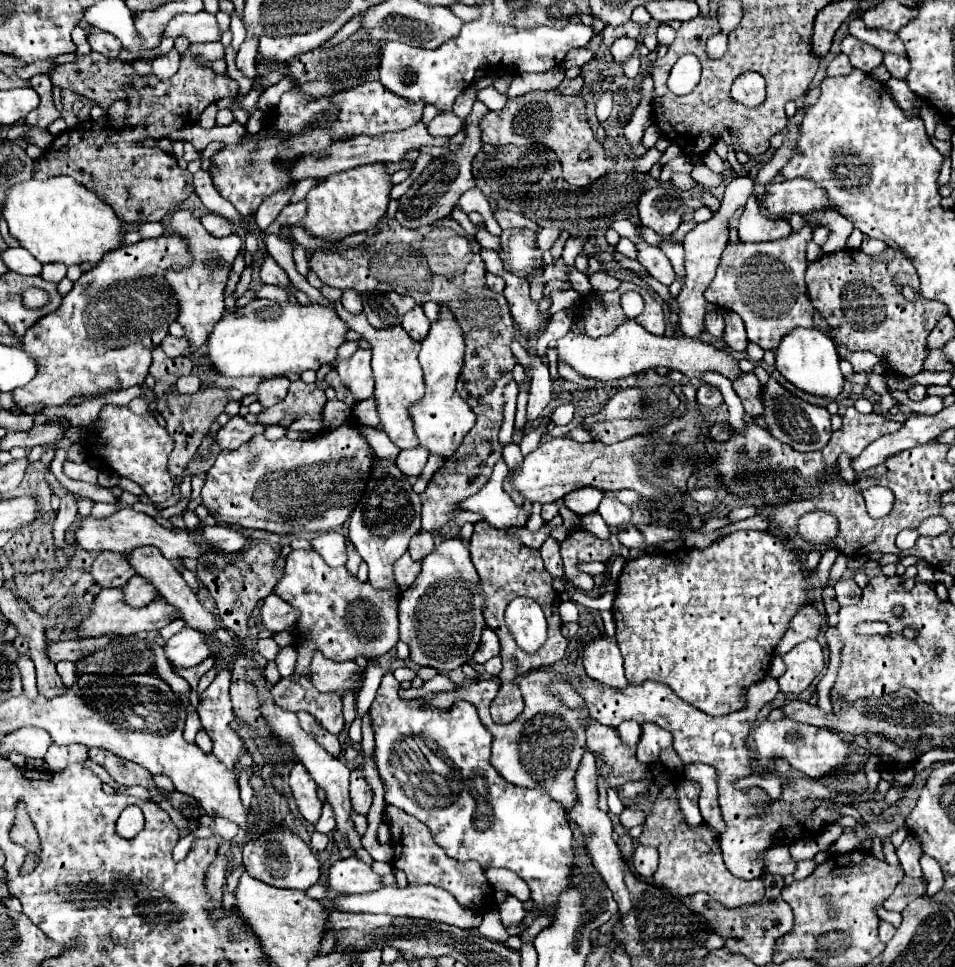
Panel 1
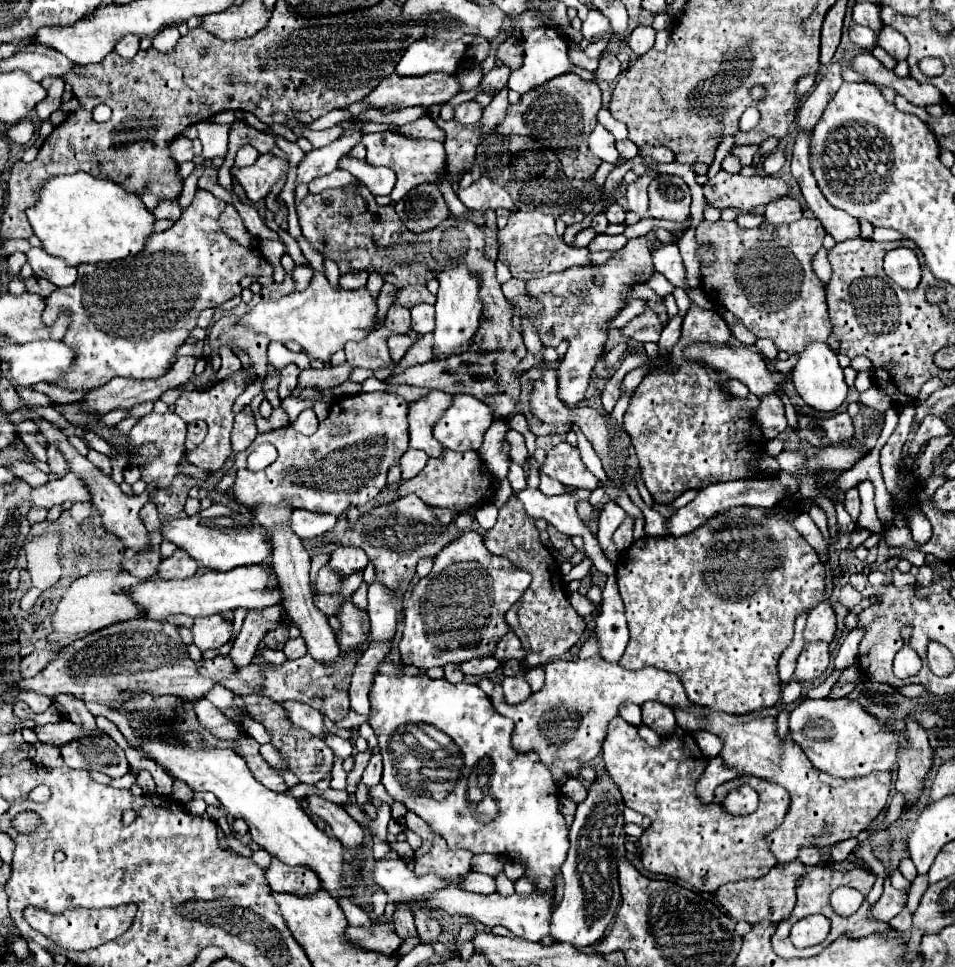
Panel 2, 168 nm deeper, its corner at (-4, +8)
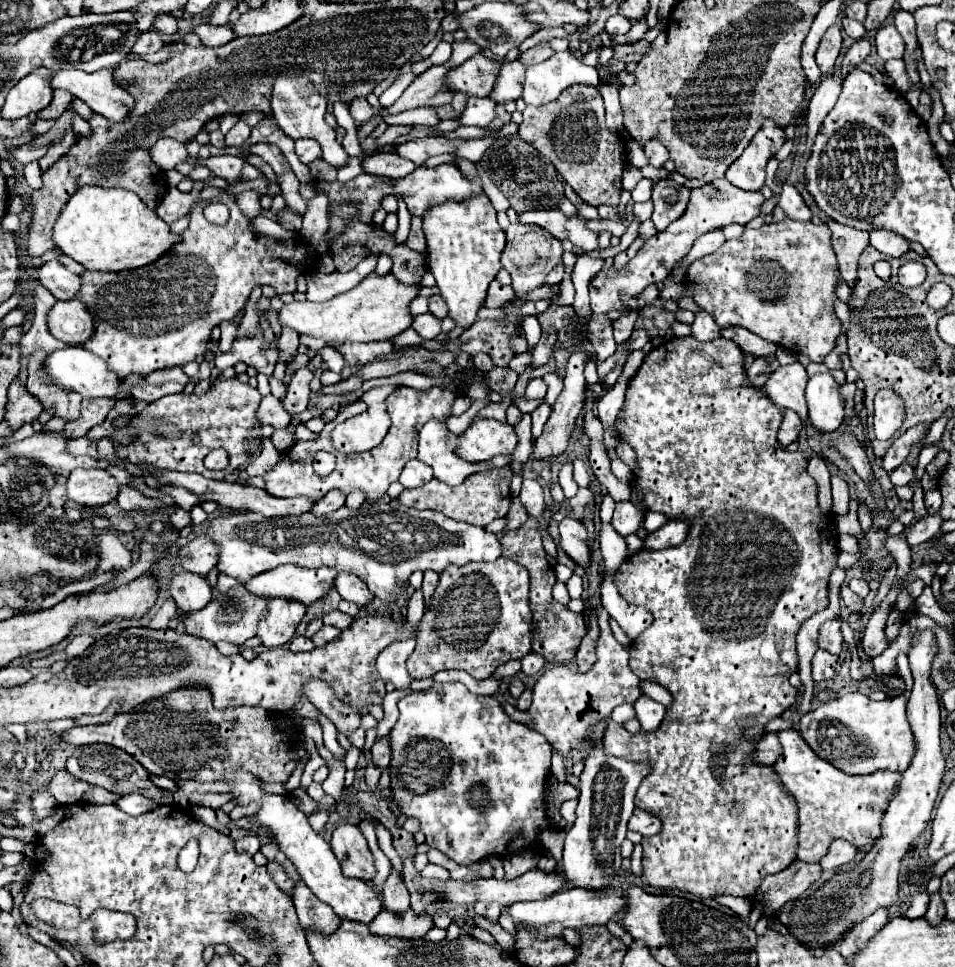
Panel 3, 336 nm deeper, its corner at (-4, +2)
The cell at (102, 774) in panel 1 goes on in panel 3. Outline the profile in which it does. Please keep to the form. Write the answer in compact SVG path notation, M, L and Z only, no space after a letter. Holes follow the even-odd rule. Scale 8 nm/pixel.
M126 794L126 796L118 798L116 802L118 802L118 806L122 808L122 812L132 814L132 816L144 814L144 812L148 812L148 810L152 810L152 808L158 806L154 800L148 800L148 798L144 798L142 794Z

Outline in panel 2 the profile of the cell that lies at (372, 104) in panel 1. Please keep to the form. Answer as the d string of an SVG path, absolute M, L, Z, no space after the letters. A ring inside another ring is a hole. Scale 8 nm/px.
M392 74L384 78L370 96L364 98L372 108L382 106L432 106L444 104L460 92L456 74L424 74L422 78L408 78Z

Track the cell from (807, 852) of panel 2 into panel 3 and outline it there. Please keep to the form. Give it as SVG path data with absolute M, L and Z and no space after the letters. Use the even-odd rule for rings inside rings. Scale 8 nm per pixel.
M834 840L830 844L830 848L828 848L828 854L820 860L820 866L822 866L824 872L836 870L836 868L840 868L844 864L850 864L854 860L856 852L858 852L858 848L848 844L846 840Z

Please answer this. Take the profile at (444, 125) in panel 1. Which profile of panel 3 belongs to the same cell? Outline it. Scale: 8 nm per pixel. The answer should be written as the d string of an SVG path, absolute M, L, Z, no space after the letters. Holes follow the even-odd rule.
M472 98L468 100L462 116L460 116L460 124L462 126L478 126L478 128L486 128L492 120L494 120L494 102L488 98Z

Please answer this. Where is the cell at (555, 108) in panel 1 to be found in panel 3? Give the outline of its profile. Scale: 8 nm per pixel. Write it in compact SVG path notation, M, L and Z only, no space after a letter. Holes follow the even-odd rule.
M574 84L568 86L558 100L552 100L542 106L526 106L524 110L524 120L518 126L518 136L532 144L538 152L542 152L562 174L562 178L574 188L574 192L586 200L592 206L600 204L618 204L620 202L620 190L614 188L614 180L622 178L622 170L626 166L626 146L624 140L618 134L610 134L604 124L604 102L594 86L584 86L584 84Z

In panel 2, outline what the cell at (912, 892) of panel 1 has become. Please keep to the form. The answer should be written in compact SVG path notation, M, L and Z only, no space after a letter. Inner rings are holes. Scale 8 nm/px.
M886 880L884 882L884 894L872 906L870 918L876 920L876 922L890 922L904 908L904 900L906 900L906 894L896 890L896 888L892 888L890 880Z

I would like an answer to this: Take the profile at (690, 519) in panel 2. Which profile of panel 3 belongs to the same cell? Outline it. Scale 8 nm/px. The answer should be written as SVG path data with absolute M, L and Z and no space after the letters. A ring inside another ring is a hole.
M670 520L668 524L664 524L662 528L658 528L656 532L648 534L644 538L644 548L646 550L662 550L662 548L670 548L670 546L678 546L680 542L684 542L688 538L688 520Z

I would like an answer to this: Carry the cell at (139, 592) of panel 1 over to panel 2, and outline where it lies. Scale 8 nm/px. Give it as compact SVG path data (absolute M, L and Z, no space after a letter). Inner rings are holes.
M176 550L170 558L164 558L158 570L158 578L192 578L198 572L200 564L192 562L190 554L184 554L182 550Z

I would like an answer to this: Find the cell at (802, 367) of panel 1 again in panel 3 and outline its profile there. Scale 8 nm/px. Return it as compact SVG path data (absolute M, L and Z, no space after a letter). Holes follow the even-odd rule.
M818 372L806 384L808 418L822 432L836 430L844 420L844 398L840 384L828 372Z

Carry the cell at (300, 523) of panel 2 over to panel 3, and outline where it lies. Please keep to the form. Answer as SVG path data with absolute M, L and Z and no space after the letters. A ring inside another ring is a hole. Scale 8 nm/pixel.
M328 492L328 496L324 496L324 500L320 500L320 502L316 502L316 504L310 508L310 512L312 512L314 516L324 518L324 516L334 514L340 506L344 506L344 496L340 496L340 492Z

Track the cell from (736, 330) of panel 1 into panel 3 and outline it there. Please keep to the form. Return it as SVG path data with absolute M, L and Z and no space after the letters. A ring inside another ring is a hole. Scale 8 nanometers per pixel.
M728 326L728 328L722 328L720 334L724 338L730 338L734 340L746 354L752 354L752 356L770 356L776 352L776 344L768 342L768 340L762 340L760 336L752 334L750 330L742 328L742 326Z

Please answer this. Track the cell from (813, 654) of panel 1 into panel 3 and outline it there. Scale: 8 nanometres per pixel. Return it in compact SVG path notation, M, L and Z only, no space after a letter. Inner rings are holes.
M818 650L818 652L814 654L814 658L812 658L812 678L814 678L814 682L832 680L832 678L834 678L836 660L838 660L838 656L832 656L830 652Z

